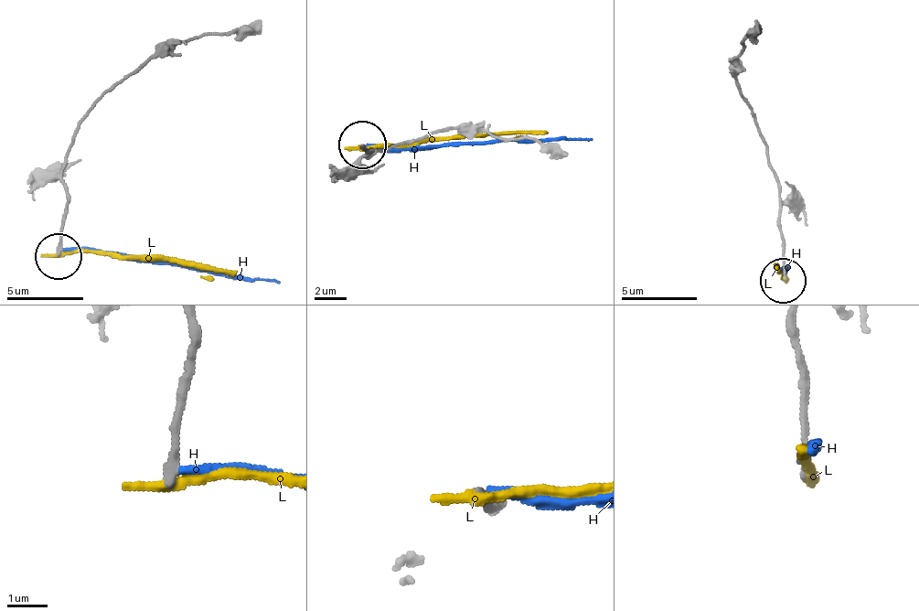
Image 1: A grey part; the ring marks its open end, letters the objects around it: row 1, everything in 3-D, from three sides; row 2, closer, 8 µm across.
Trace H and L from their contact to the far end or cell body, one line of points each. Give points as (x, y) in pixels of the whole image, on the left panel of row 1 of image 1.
H: (63, 250), (112, 250), (279, 284)
L: (59, 253), (112, 253), (136, 260), (209, 263), (236, 274)

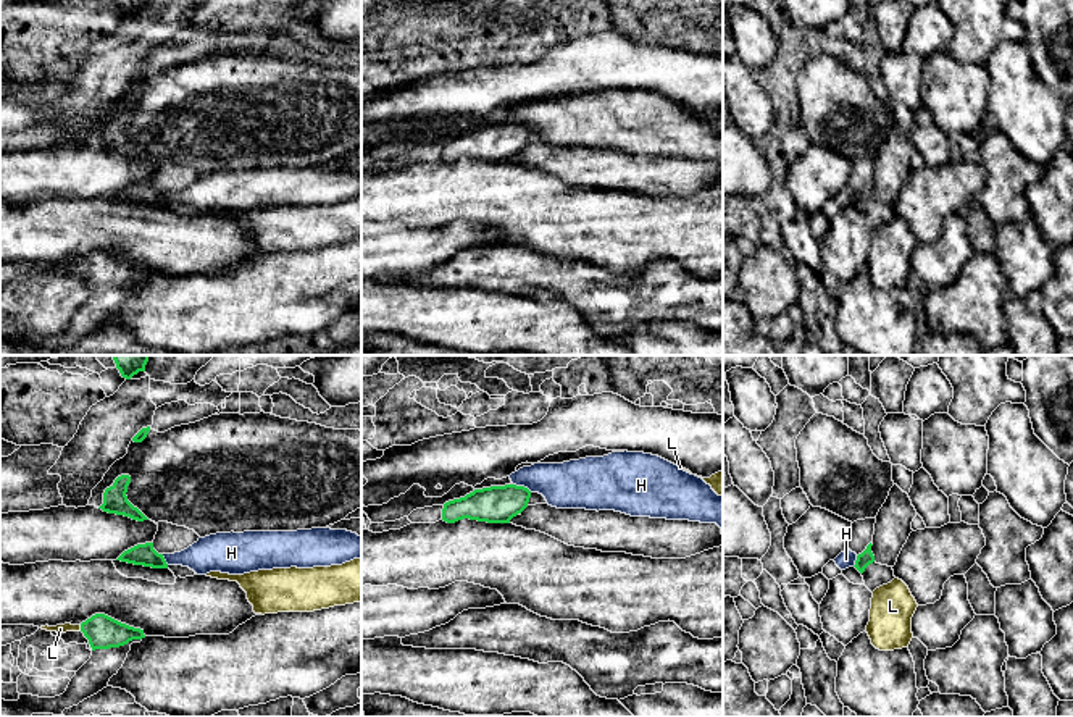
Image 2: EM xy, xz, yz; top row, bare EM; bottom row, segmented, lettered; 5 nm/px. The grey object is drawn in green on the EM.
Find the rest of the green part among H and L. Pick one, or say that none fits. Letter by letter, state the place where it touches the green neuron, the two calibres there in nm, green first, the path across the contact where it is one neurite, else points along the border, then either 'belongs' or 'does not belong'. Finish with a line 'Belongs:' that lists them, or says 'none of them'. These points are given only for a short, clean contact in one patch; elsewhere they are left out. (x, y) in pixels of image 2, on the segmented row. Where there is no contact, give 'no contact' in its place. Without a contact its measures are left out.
H: xz (523, 486) | 190/240 nm | along xz (513, 483), (523, 485), (531, 491) | does not belong
L: xy (81, 628) | 160/50 nm | along xy (79, 625), (81, 630) | does not belong
Belongs: none of them

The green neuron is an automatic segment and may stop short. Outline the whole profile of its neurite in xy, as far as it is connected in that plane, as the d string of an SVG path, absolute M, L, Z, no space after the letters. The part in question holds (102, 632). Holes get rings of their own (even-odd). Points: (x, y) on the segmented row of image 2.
M95 614L81 623L81 631L92 648L90 659L71 678L66 691L55 698L19 694L18 701L0 698L0 717L31 717L32 714L63 715L65 709L108 686L123 667L132 643L140 643L144 630L121 623L105 614Z

